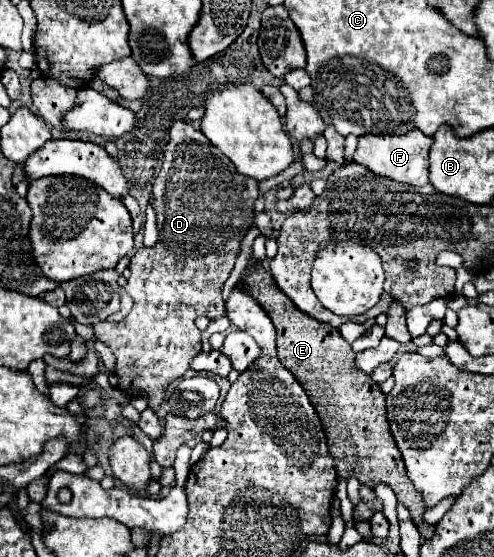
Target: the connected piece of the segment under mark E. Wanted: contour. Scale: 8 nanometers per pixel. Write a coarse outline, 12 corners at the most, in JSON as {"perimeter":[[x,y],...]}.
{"perimeter":[[266,262],[244,286],[320,416],[338,478],[390,486],[422,538],[386,396],[338,328],[298,310]]}

